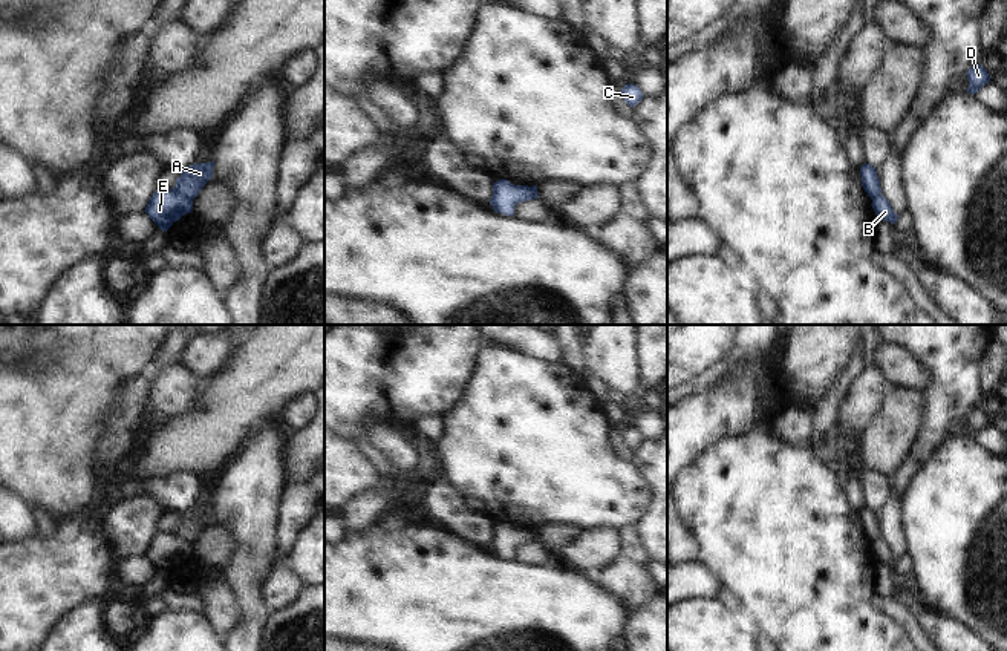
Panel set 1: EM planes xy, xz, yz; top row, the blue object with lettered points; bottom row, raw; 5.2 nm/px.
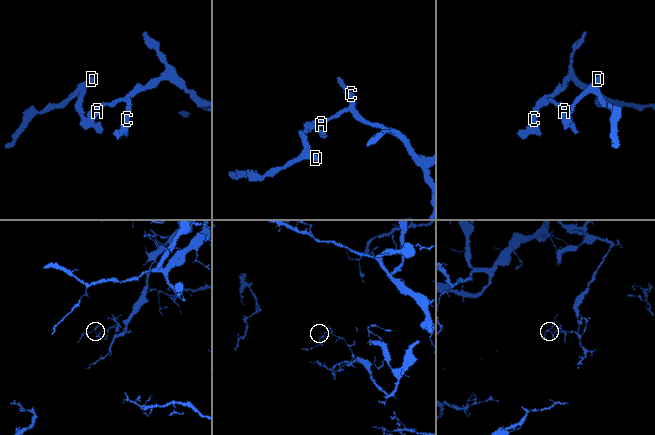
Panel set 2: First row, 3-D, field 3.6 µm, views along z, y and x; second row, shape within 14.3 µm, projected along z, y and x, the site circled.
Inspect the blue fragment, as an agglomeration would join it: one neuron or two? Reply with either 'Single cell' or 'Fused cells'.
Fused cells

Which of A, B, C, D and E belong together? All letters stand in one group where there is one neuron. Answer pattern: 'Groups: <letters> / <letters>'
Groups: A C / B D E

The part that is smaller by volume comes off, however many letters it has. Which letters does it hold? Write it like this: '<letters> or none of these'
B, D, E

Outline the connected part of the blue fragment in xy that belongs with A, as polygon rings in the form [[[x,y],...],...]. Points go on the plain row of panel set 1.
[[[214,504],[204,507],[194,505],[188,512],[182,513],[171,535],[193,544],[199,538],[202,530],[211,522],[213,510]]]

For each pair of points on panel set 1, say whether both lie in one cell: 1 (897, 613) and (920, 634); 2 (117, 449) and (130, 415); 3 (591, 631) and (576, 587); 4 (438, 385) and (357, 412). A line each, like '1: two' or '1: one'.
1: one
2: one
3: one
4: one

